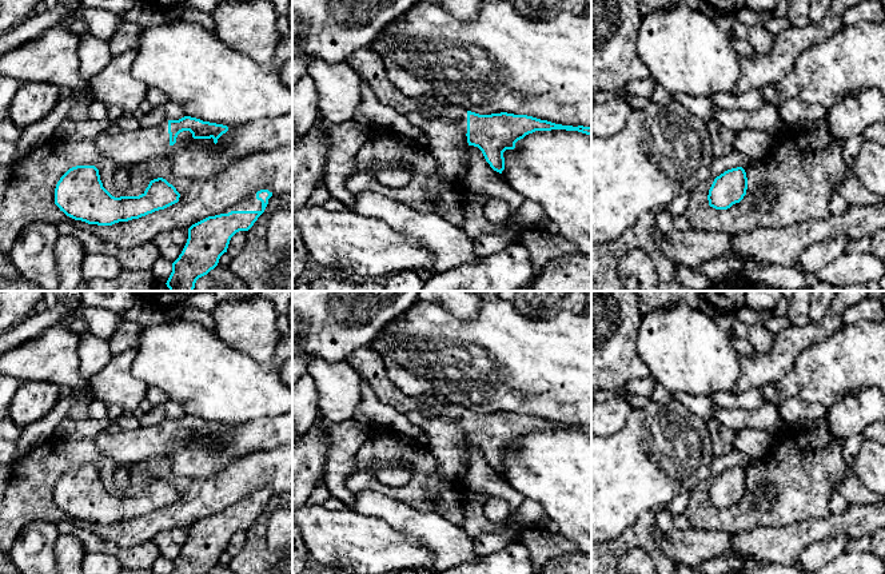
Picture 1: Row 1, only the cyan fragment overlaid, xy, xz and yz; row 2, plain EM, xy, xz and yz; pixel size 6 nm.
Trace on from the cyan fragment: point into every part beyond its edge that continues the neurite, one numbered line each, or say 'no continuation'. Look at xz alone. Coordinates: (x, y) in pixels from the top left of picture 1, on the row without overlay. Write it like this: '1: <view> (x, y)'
1: xz (370, 366)

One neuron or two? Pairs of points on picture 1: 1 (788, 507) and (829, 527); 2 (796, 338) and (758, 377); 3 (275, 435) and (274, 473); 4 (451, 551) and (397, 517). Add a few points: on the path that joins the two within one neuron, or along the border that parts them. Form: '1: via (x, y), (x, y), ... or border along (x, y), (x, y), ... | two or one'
1: border along (830, 513), (822, 518), (805, 518), (781, 527) | two
2: via (785, 349), (784, 355), (769, 367) | one
3: border along (278, 447), (270, 451), (255, 451), (244, 457) | two
4: via (438, 538), (426, 526), (410, 521) | one

